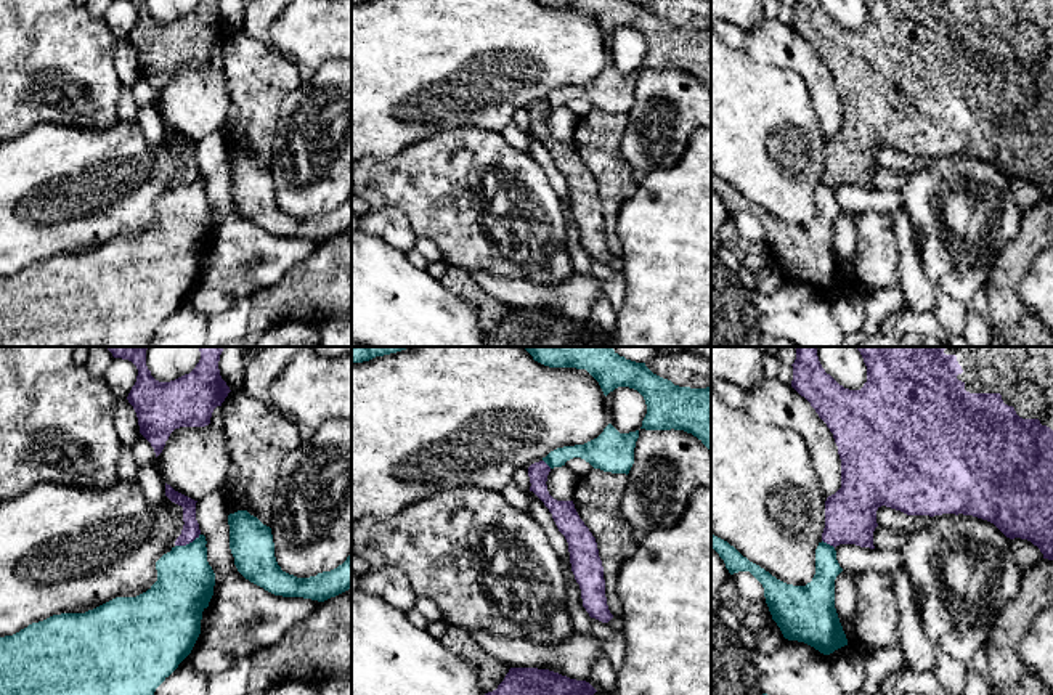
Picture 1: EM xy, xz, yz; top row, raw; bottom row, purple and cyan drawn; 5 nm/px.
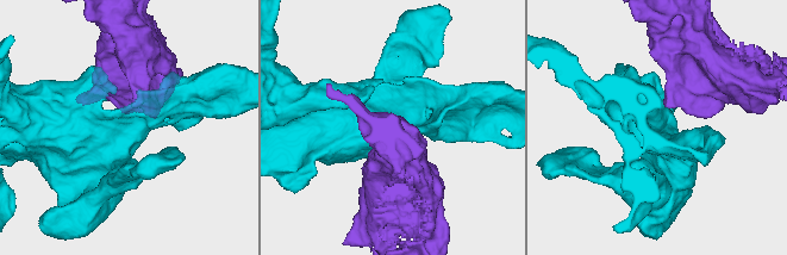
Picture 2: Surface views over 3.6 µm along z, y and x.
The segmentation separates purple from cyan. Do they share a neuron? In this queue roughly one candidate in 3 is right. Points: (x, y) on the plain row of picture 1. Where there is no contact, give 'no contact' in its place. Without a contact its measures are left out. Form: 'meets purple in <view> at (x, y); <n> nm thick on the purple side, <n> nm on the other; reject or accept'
meets purple in xy at (187, 183); 90 nm thick on the purple side, 280 nm on the other; reject

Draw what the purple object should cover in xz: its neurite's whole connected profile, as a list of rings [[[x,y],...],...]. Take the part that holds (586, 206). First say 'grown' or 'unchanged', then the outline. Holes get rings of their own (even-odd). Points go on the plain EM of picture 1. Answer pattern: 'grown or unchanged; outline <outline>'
unchanged; outline [[[544,101],[531,104],[530,132],[544,143],[568,183],[571,212],[581,230],[583,247],[591,258],[608,263],[613,255],[607,246],[604,207],[596,178],[579,159],[573,141],[557,141],[549,135],[546,125],[549,112],[551,108]]]

